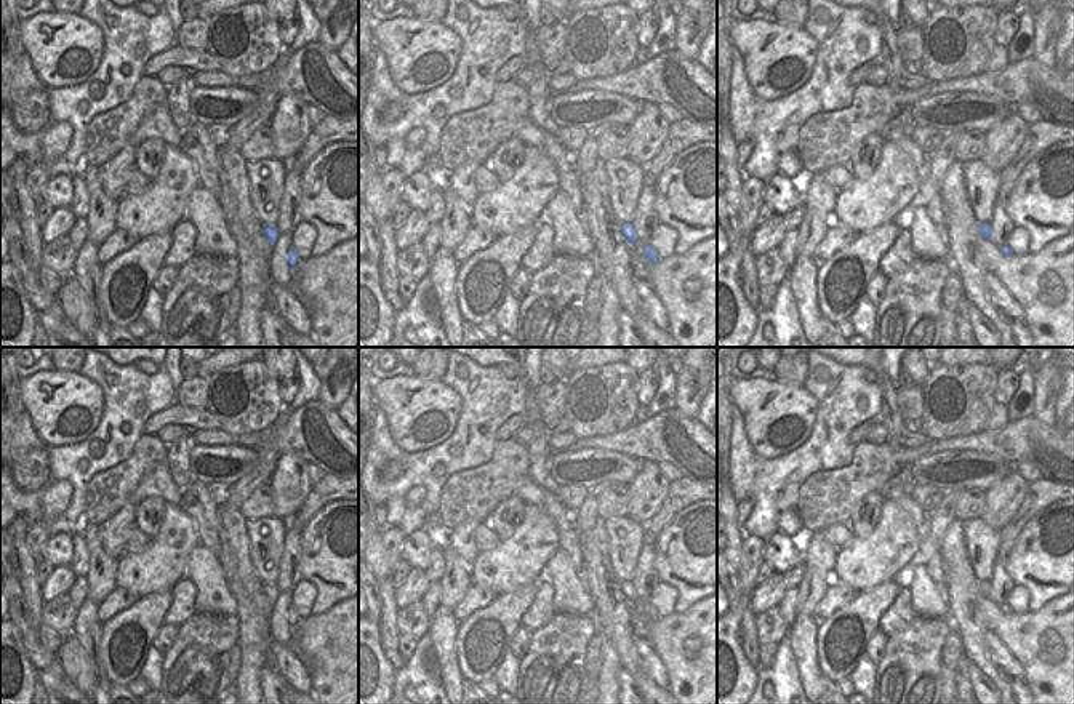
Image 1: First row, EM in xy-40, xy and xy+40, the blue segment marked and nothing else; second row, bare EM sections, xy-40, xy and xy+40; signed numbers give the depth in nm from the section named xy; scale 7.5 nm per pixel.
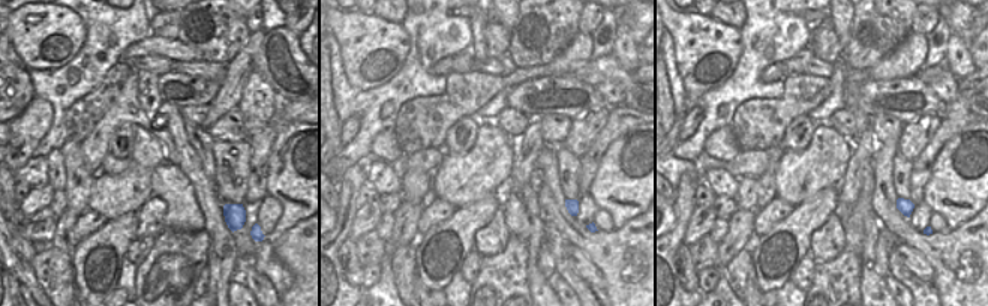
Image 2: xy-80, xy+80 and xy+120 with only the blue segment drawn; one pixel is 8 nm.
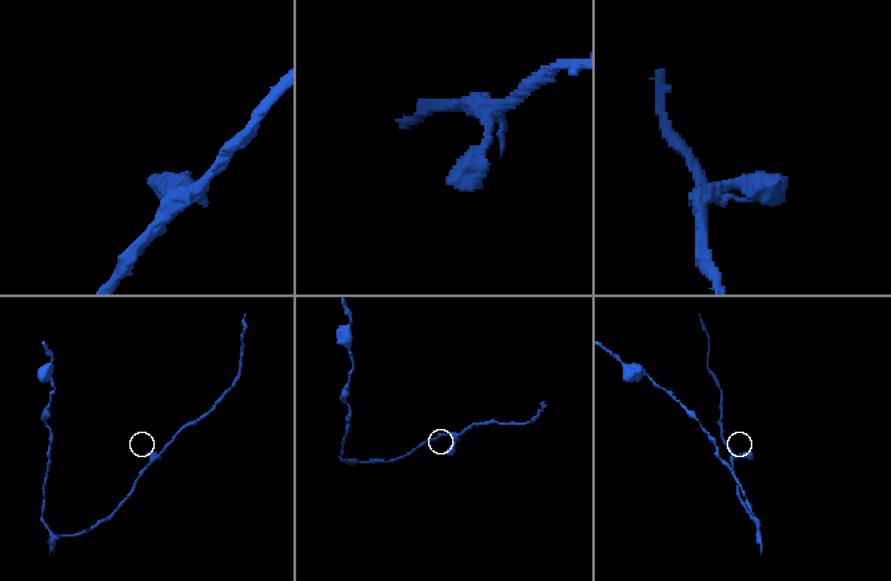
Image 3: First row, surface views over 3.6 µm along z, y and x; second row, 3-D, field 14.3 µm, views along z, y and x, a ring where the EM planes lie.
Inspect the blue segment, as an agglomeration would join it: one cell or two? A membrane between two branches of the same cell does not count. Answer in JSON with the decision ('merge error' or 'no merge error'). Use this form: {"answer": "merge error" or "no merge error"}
{"answer": "no merge error"}

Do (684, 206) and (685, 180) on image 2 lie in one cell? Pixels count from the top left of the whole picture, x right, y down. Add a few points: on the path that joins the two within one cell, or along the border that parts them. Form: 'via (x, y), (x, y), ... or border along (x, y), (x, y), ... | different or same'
via (684, 200), (685, 186) | same

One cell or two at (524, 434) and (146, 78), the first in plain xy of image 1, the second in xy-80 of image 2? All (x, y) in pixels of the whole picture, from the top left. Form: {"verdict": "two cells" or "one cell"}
{"verdict": "two cells"}

